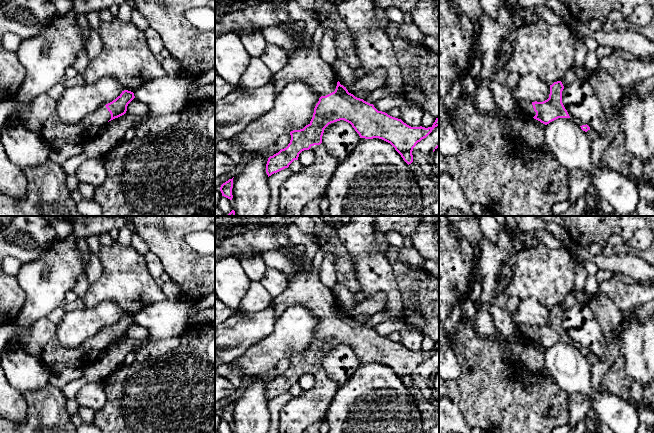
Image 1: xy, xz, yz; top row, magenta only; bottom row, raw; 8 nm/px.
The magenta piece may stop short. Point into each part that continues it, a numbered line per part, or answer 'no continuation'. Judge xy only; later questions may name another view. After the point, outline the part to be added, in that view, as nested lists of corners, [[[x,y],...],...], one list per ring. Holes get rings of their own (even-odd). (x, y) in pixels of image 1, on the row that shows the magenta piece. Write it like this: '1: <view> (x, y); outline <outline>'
1: xy (56, 133); outline [[[102,106],[88,114],[77,124],[62,122],[54,111],[45,121],[41,135],[52,149],[59,149],[66,144],[82,145],[91,141],[111,119],[111,114]]]

